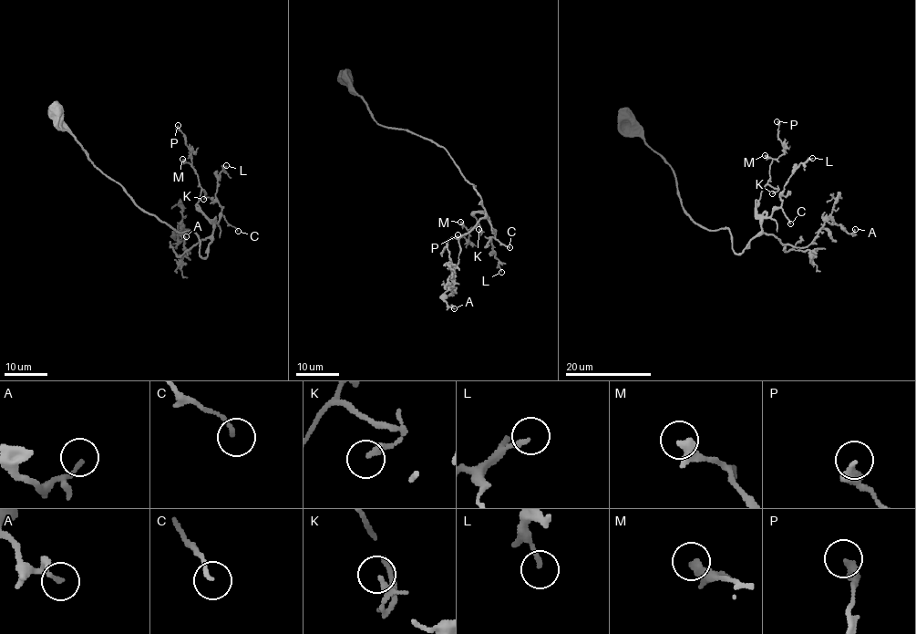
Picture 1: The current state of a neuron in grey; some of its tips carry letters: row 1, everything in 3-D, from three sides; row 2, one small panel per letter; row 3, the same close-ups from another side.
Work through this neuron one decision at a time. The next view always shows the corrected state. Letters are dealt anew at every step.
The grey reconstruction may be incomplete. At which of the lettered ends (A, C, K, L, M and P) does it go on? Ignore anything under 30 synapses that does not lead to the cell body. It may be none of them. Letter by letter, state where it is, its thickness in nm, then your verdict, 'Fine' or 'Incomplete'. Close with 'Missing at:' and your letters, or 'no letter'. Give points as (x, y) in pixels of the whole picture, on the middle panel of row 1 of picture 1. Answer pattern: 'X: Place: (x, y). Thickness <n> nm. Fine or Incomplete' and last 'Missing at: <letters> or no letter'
A: Place: (454, 308). Thickness 140 nm. Fine
C: Place: (509, 247). Thickness 150 nm. Fine
K: Place: (478, 229). Thickness 170 nm. Fine
L: Place: (501, 272). Thickness 160 nm. Fine
M: Place: (460, 222). Thickness 360 nm. Fine
P: Place: (458, 234). Thickness 400 nm. Fine
Missing at: no letter

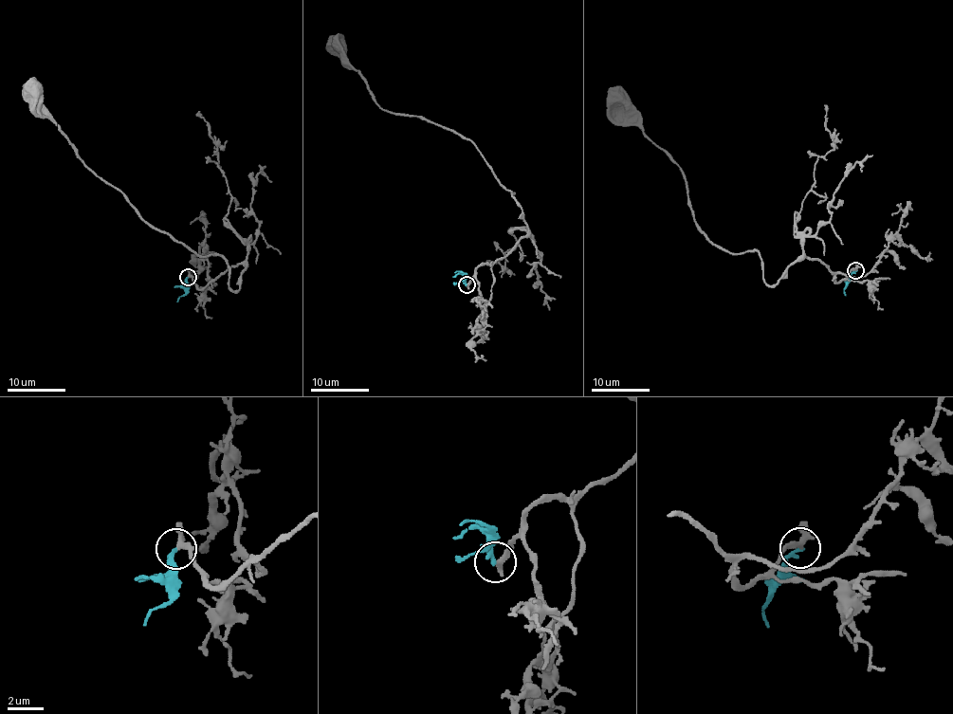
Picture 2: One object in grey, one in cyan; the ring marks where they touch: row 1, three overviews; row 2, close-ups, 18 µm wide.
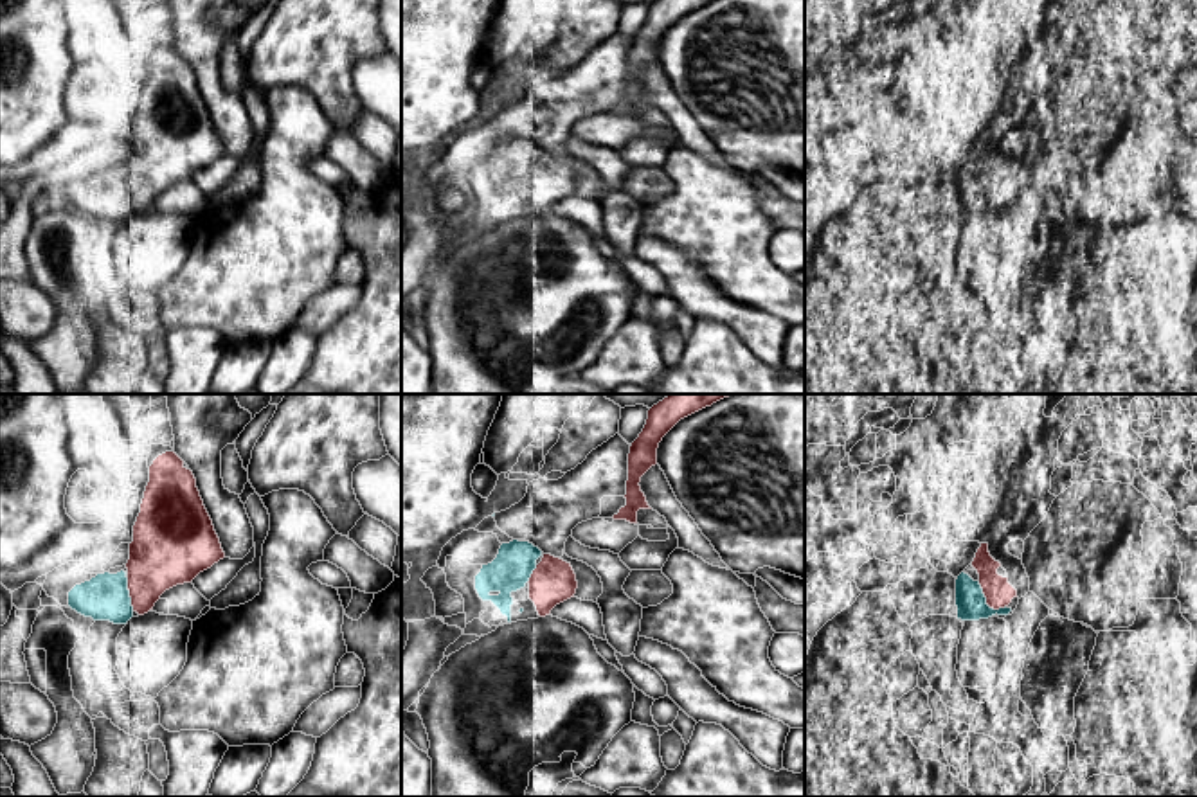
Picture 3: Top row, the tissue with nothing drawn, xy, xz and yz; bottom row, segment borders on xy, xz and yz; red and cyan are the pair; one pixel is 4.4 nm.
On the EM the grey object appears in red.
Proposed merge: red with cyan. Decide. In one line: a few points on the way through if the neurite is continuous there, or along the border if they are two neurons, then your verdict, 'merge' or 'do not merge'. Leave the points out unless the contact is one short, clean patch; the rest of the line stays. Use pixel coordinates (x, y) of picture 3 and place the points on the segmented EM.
merge

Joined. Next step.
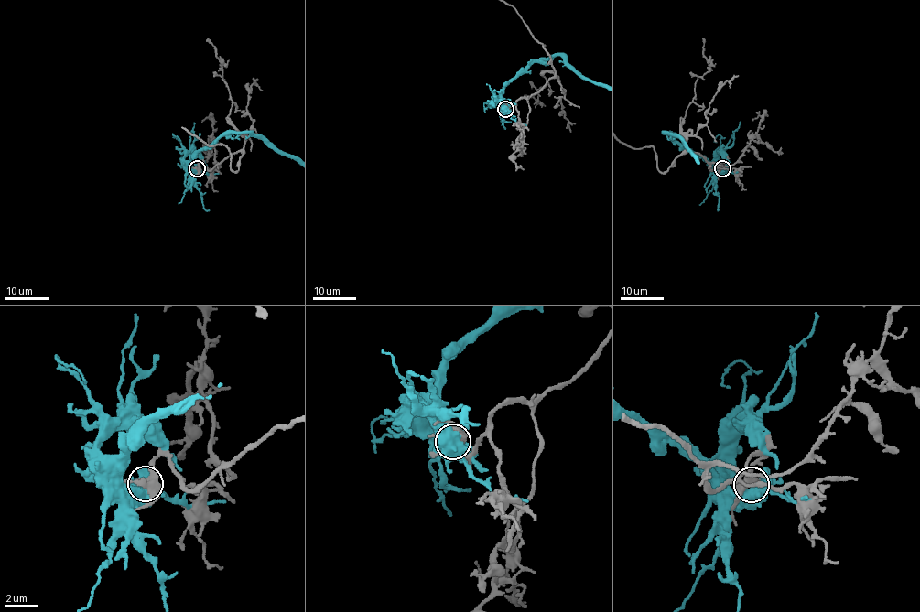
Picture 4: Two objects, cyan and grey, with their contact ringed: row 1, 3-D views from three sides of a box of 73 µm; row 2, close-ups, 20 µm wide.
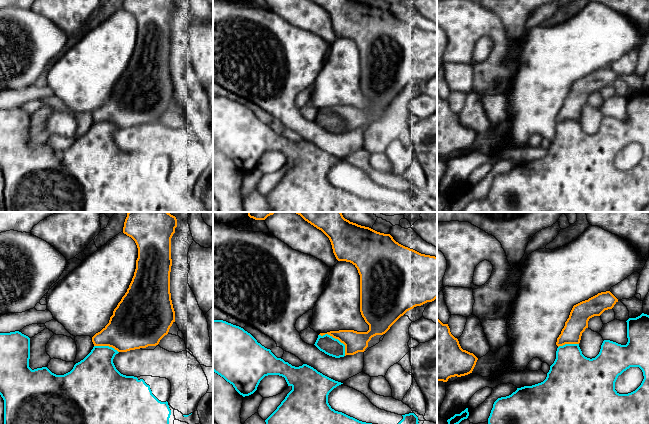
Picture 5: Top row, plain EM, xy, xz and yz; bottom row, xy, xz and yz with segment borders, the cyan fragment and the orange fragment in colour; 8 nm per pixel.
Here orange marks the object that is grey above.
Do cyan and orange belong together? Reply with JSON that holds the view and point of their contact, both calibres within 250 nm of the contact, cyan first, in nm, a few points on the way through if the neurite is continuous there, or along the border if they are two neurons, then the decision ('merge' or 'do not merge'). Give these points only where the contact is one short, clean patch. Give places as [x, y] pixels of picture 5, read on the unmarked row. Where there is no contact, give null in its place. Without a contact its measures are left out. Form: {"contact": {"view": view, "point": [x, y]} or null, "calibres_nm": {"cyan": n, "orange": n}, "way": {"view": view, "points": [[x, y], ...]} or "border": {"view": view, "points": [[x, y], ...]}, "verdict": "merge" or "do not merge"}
{"contact": {"view": "xz", "point": [337, 115]}, "calibres_nm": {"cyan": 150, "orange": 170}, "border": {"view": "xz", "points": [[319, 110], [329, 110], [337, 114], [344, 121], [345, 131]]}, "verdict": "do not merge"}

